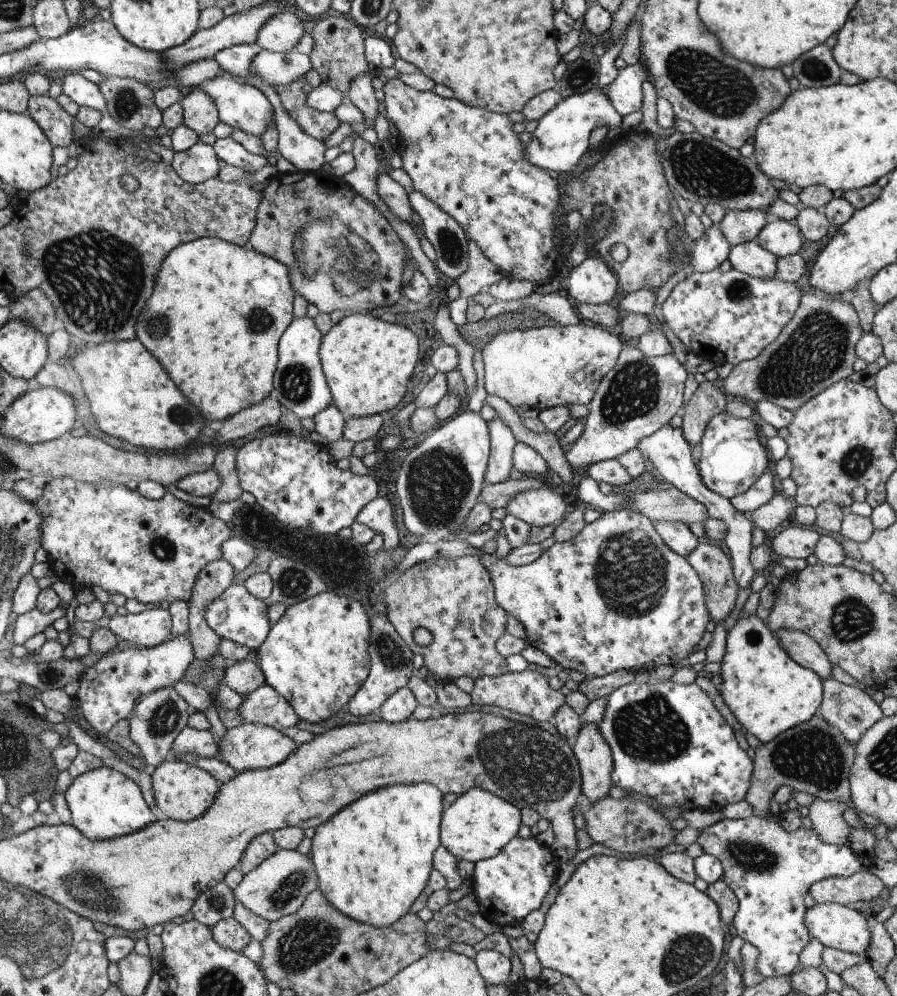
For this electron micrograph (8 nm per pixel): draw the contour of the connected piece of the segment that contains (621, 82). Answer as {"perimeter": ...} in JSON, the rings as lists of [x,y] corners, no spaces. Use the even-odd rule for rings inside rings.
{"perimeter":[[[638,62],[623,68],[617,78],[607,86],[607,95],[621,117],[641,112],[644,80],[647,80],[646,69]]]}

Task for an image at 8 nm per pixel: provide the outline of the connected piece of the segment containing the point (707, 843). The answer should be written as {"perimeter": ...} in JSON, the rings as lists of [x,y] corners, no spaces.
{"perimeter":[[[754,814],[751,817],[745,819],[724,819],[717,822],[716,824],[703,828],[700,832],[700,835],[698,836],[697,842],[703,848],[704,853],[715,856],[722,863],[723,879],[726,881],[726,884],[734,891],[734,894],[739,900],[739,907],[732,922],[736,928],[736,934],[740,936],[740,938],[743,938],[746,942],[750,942],[750,944],[753,944],[756,946],[756,948],[758,948],[760,951],[760,958],[758,958],[757,967],[760,973],[765,977],[783,977],[784,975],[790,975],[794,971],[794,968],[798,966],[798,956],[800,956],[800,952],[804,950],[804,946],[806,946],[806,944],[808,944],[812,938],[809,935],[808,929],[806,928],[804,922],[807,908],[803,901],[804,896],[809,893],[812,884],[828,877],[847,877],[851,874],[854,874],[855,872],[863,871],[864,869],[869,868],[871,861],[866,855],[857,855],[848,845],[829,845],[825,842],[822,842],[822,840],[818,838],[817,832],[814,831],[813,828],[808,831],[801,826],[794,833],[788,833],[780,825],[780,817],[774,817],[772,815],[764,817],[763,819],[754,816]]]}

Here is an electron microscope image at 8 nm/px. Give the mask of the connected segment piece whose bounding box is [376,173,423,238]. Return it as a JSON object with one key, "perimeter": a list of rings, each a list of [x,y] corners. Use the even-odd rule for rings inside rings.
{"perimeter":[[[380,173],[376,179],[376,188],[377,193],[380,195],[380,198],[388,205],[388,208],[400,219],[404,220],[405,223],[410,223],[415,231],[419,234],[423,230],[422,226],[416,226],[412,224],[411,217],[412,212],[414,212],[409,201],[409,195],[407,195],[406,190],[398,183],[396,180],[392,179],[388,173]]]}

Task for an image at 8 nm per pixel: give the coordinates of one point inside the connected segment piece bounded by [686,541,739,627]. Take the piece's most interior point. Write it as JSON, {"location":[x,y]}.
{"location":[711,561]}

